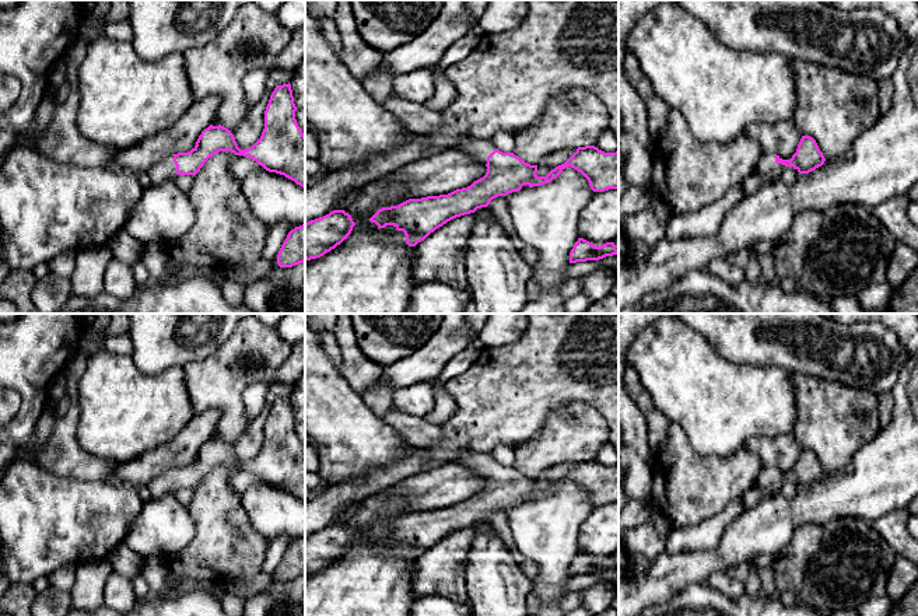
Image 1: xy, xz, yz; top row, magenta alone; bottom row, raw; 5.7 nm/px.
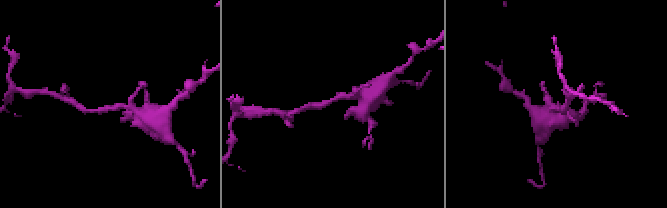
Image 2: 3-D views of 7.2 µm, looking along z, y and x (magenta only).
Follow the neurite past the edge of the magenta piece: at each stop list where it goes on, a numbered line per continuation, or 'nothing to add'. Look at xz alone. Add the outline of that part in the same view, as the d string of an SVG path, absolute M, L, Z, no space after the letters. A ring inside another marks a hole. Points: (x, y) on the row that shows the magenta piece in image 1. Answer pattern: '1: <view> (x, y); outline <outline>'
1: xz (477, 149); outline M469 139L462 140L455 148L467 153L474 161L487 164L487 157L497 150L491 140Z

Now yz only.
1: yz (767, 167); outline M763 153L756 167L757 174L771 181L779 179L784 169L785 169L785 165L777 164L775 154L772 153Z

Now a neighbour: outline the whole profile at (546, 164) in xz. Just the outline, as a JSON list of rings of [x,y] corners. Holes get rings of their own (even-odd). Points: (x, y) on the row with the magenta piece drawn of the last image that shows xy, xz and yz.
[[[572,147],[572,148],[563,148],[558,150],[550,155],[543,157],[539,162],[537,162],[537,176],[546,176],[551,169],[554,169],[556,167],[564,164],[575,151],[578,147]]]

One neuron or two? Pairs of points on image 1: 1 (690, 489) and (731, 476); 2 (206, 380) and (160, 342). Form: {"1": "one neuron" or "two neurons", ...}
{"1": "one neuron", "2": "two neurons"}

